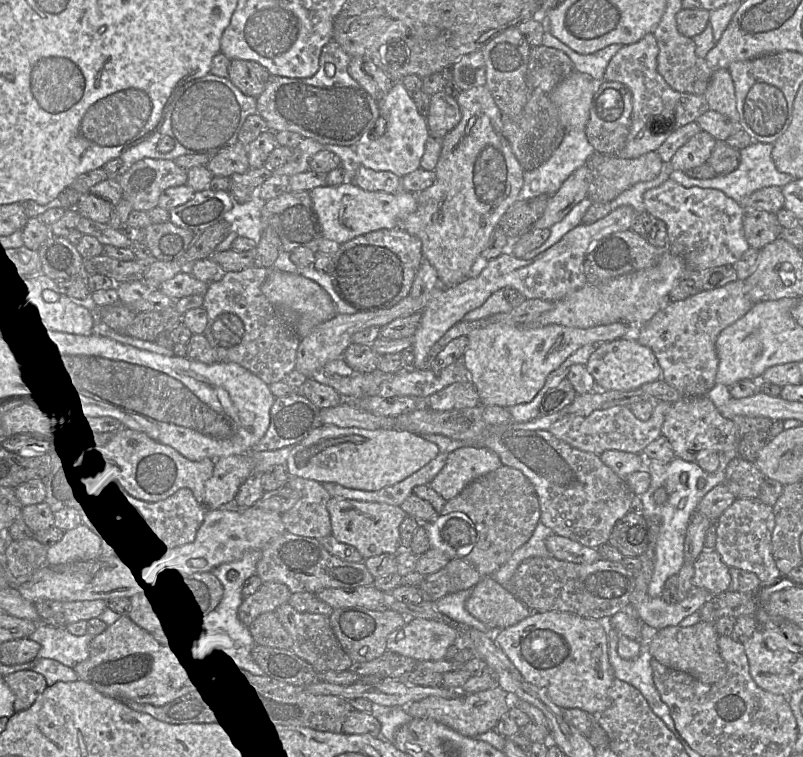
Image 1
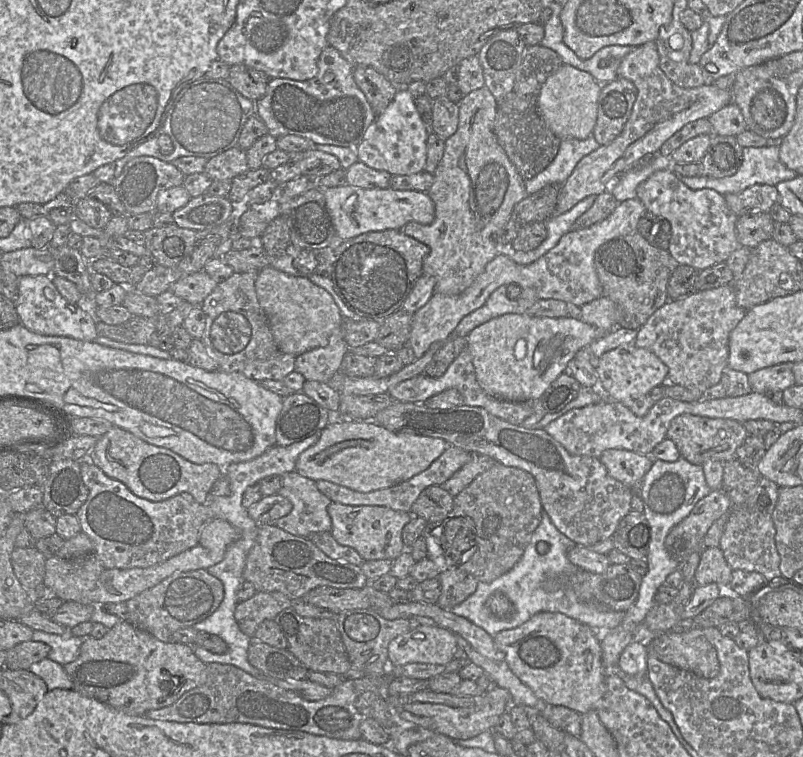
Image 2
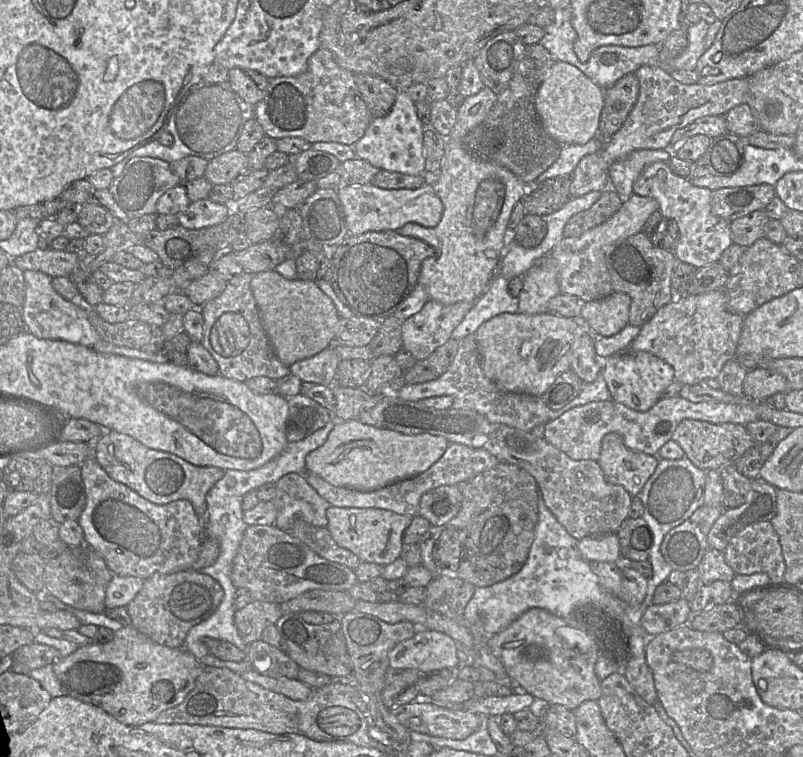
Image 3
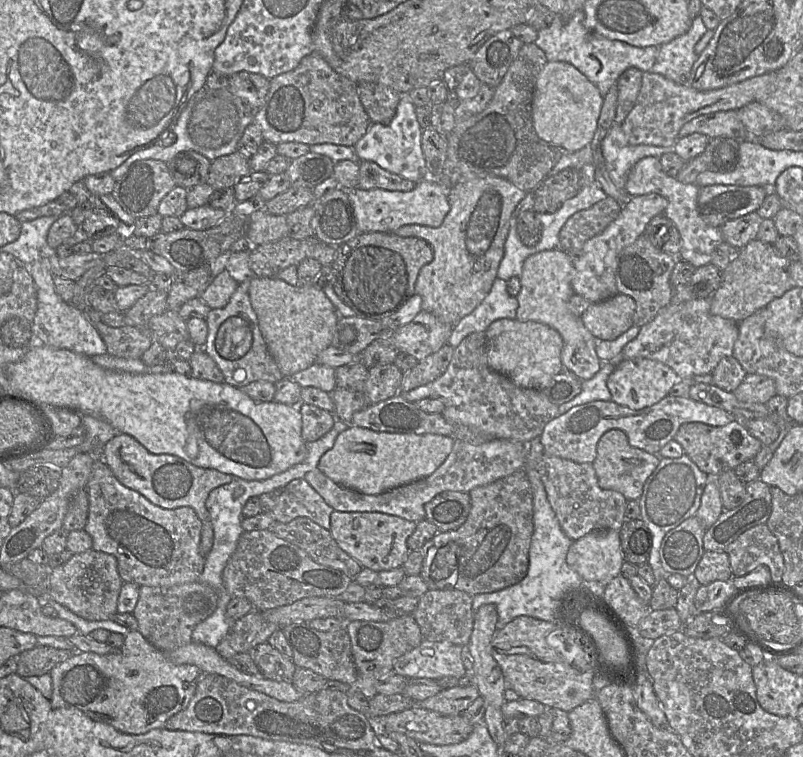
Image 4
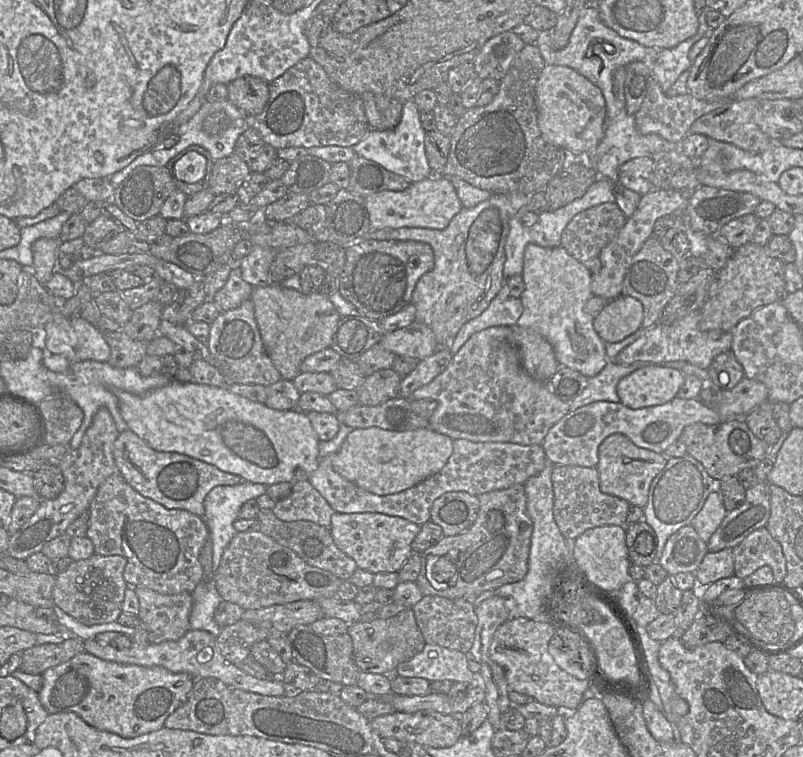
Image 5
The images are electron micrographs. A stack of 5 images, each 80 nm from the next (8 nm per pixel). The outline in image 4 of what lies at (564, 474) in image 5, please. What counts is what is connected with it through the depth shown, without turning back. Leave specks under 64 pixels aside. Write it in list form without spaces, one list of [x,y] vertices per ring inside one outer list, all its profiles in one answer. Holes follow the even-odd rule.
[[[544,452],[538,462],[538,472],[547,498],[564,533],[573,541],[597,530],[620,530],[625,518],[628,500],[614,490],[600,487],[591,463],[576,463]]]

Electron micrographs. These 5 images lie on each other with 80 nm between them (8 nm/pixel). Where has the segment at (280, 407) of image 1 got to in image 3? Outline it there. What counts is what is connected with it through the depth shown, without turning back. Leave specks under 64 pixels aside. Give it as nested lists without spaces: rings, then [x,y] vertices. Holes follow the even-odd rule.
[[[301,393],[287,398],[288,418],[286,422],[285,434],[288,442],[297,442],[310,436],[312,433],[325,427],[331,421],[331,413],[316,401],[302,395]]]

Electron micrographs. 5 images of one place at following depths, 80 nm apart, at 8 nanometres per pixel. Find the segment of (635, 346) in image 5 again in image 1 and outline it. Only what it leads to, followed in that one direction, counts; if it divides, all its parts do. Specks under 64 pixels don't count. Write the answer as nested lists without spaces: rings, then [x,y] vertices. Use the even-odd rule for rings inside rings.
[[[737,279],[712,290],[701,290],[684,300],[666,302],[638,329],[638,342],[653,351],[662,369],[662,379],[682,396],[706,396],[717,384],[717,337],[753,305],[744,292],[742,280]]]

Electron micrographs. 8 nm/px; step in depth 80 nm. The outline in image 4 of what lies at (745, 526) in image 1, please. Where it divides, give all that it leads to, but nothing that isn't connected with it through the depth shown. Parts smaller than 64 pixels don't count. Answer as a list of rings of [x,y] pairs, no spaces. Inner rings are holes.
[[[766,524],[743,532],[725,551],[728,554],[733,576],[745,576],[760,566],[770,569],[771,580],[782,581],[785,571],[778,539]]]

